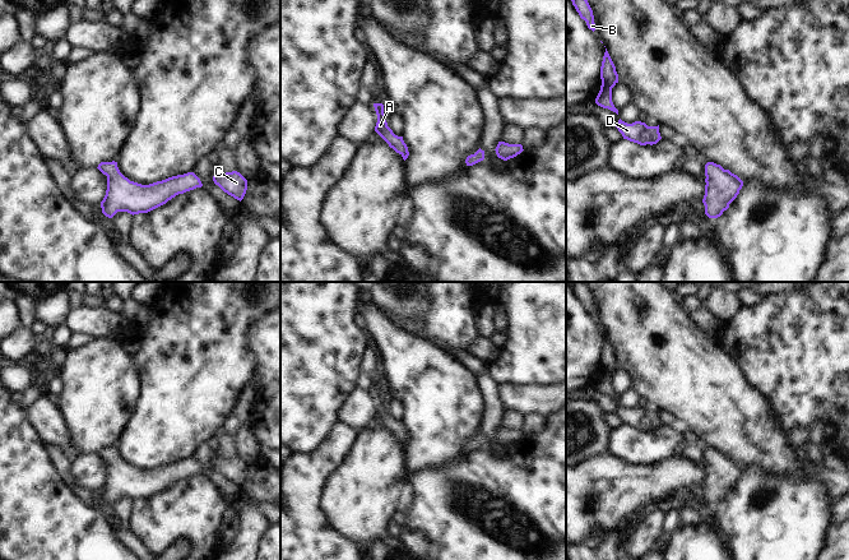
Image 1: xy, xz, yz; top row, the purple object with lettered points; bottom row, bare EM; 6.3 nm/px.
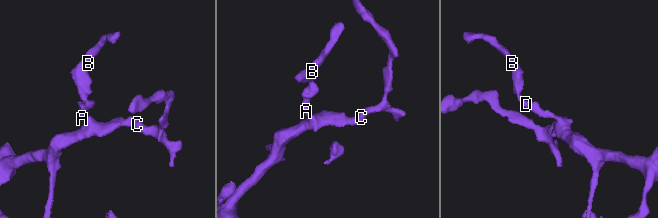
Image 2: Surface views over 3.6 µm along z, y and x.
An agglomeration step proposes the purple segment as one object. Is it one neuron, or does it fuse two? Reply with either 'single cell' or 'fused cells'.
single cell

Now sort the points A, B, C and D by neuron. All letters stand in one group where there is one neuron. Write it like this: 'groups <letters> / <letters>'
groups A B C D

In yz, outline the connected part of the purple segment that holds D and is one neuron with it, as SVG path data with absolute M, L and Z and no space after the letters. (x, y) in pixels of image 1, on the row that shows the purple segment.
M620 119L616 128L622 134L623 139L637 143L640 145L653 145L662 139L659 125L648 126L645 122L641 121L627 124Z

